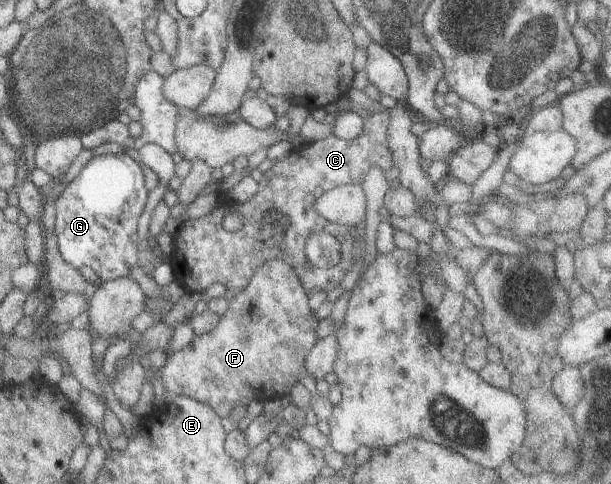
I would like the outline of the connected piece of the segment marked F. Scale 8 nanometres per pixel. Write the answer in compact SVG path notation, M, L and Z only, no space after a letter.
M271 258L267 262L262 263L259 267L256 267L247 285L245 285L243 289L236 291L233 297L229 299L228 308L225 310L225 313L218 316L218 322L211 331L201 334L200 336L194 336L192 341L182 350L177 350L168 354L164 365L159 369L149 369L149 371L145 371L145 377L149 381L153 381L154 384L161 383L161 387L173 396L187 396L199 403L206 403L220 418L227 417L236 403L247 405L252 399L262 399L263 397L266 399L273 399L273 397L282 397L288 393L288 389L297 382L299 373L305 372L302 363L305 354L317 341L316 335L314 334L317 322L318 320L315 318L314 312L309 309L307 293L300 284L293 268L282 259Z

